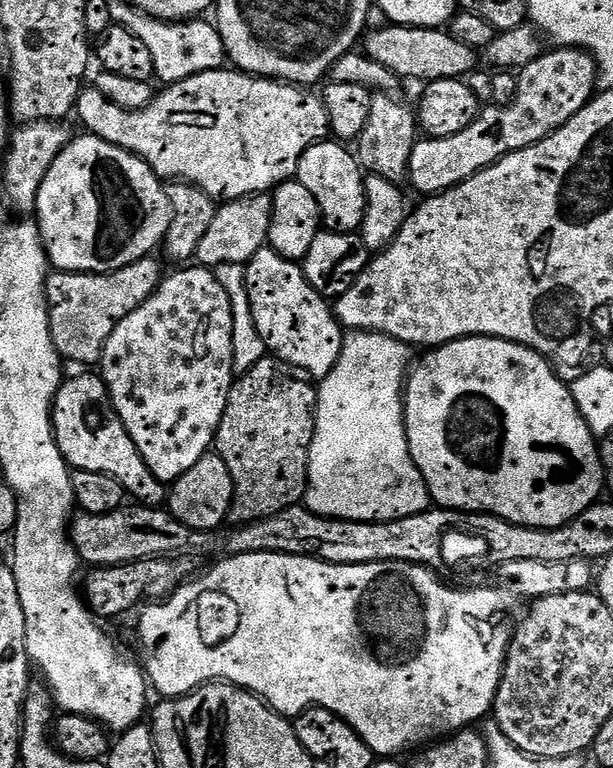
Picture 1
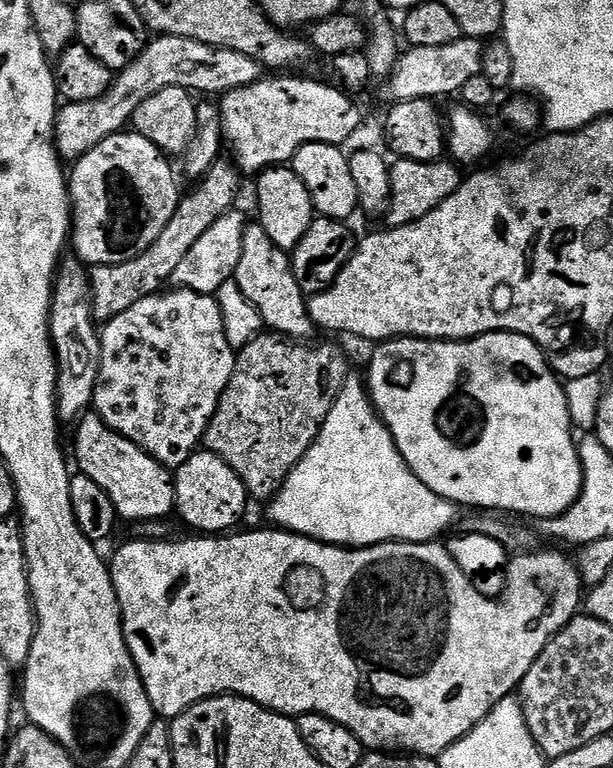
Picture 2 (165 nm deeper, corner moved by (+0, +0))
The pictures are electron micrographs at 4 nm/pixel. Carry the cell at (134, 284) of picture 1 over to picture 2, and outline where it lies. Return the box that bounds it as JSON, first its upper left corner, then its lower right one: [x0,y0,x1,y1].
[88,162,241,322]

